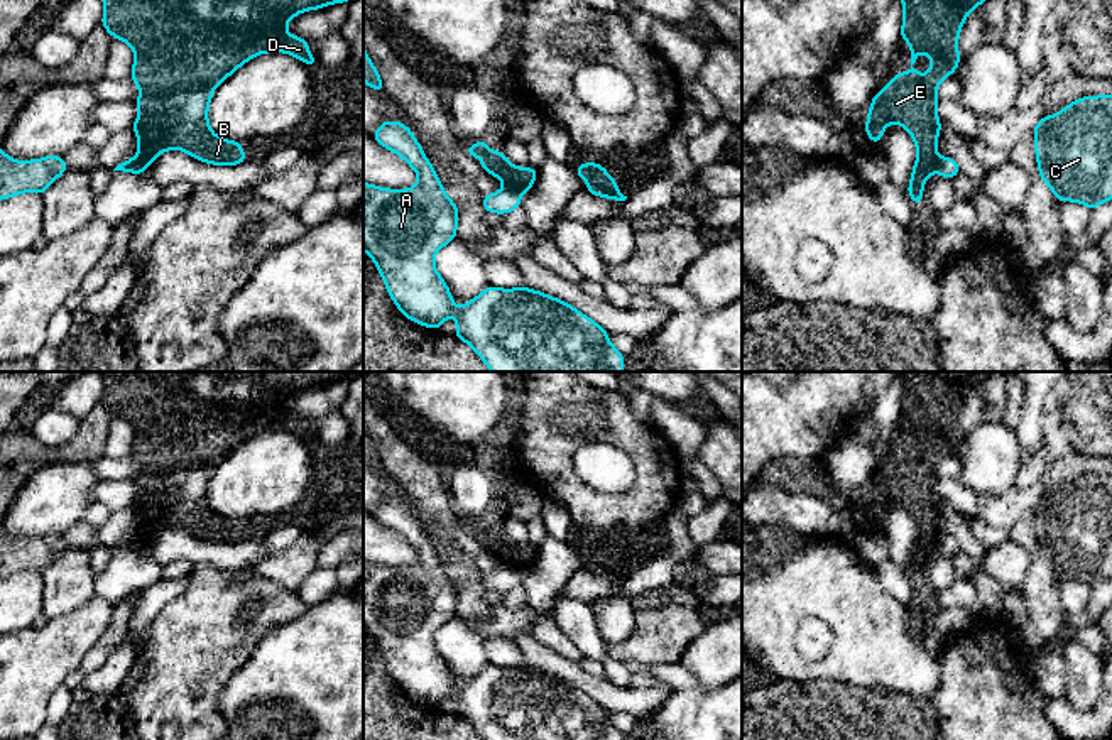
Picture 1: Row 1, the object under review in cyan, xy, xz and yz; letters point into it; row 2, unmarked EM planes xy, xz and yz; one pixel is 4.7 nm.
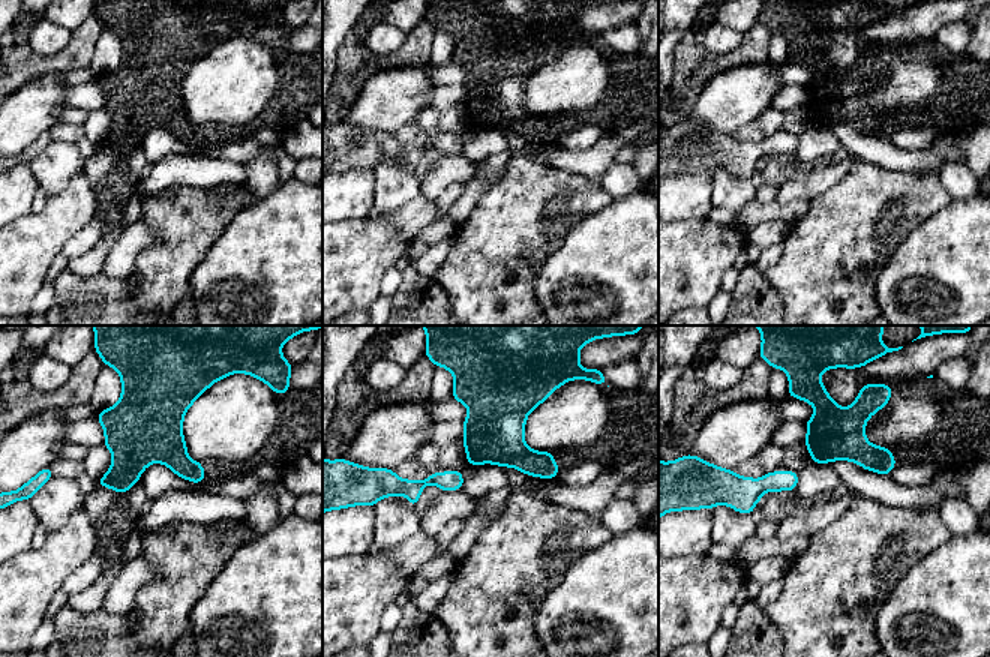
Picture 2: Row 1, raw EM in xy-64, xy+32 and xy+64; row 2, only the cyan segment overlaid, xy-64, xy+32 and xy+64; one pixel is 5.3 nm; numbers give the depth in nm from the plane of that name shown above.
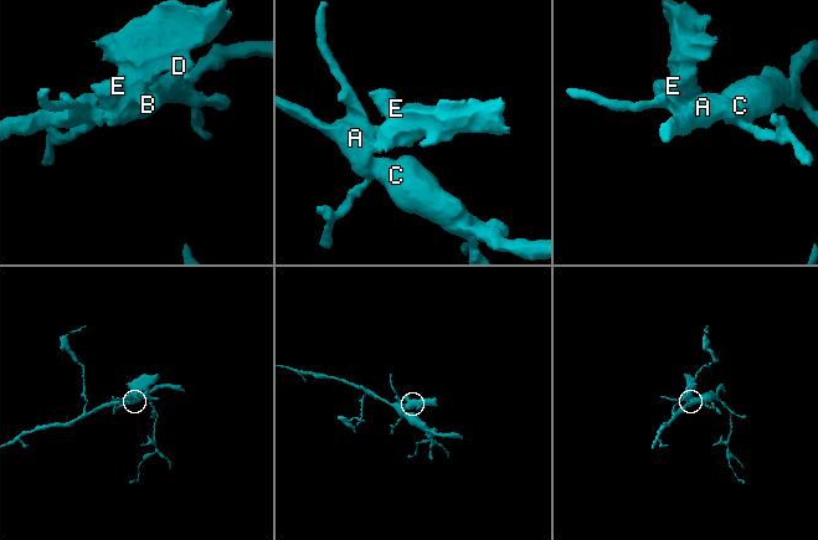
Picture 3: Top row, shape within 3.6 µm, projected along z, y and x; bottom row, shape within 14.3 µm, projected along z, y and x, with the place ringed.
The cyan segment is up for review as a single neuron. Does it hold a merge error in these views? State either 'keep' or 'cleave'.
cleave

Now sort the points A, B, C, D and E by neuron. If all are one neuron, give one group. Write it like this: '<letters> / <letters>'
A C / B D E

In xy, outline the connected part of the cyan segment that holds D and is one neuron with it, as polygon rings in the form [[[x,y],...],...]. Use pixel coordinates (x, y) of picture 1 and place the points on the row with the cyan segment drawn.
[[[103,0],[101,25],[112,37],[125,41],[134,51],[132,79],[140,88],[134,103],[140,108],[134,122],[139,152],[134,157],[144,169],[164,150],[184,150],[213,166],[237,166],[247,161],[240,142],[220,139],[208,125],[208,106],[213,90],[243,63],[264,52],[287,52],[308,66],[316,57],[308,51],[309,41],[291,35],[286,24],[297,14],[350,0]]]

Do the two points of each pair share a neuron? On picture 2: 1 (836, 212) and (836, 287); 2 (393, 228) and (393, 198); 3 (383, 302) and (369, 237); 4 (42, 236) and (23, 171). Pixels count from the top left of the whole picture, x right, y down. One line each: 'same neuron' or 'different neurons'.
1: same neuron
2: different neurons
3: different neurons
4: different neurons

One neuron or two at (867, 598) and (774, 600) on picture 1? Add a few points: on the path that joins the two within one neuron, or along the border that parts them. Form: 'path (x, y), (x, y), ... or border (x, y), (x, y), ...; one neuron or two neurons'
path (844, 598), (798, 598); one neuron

